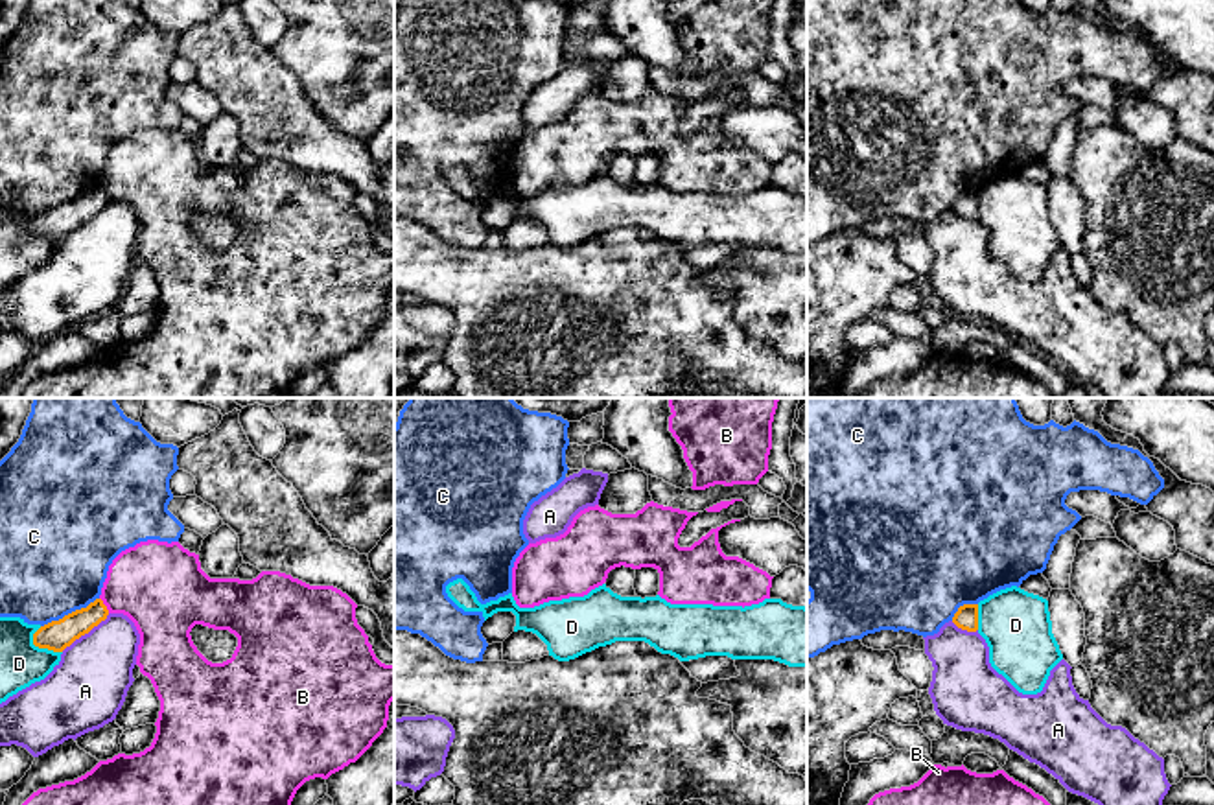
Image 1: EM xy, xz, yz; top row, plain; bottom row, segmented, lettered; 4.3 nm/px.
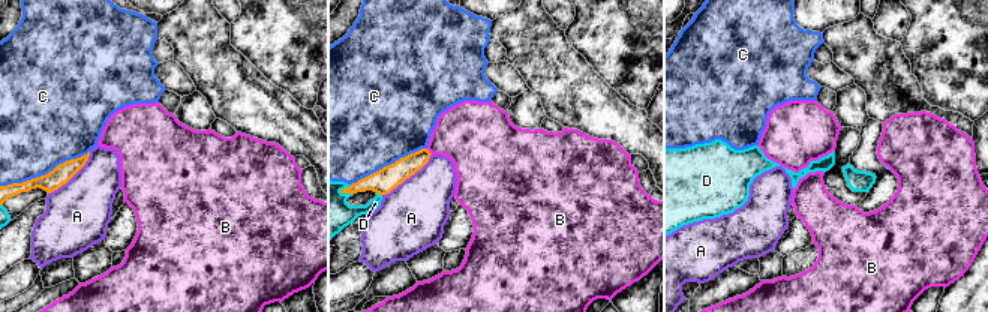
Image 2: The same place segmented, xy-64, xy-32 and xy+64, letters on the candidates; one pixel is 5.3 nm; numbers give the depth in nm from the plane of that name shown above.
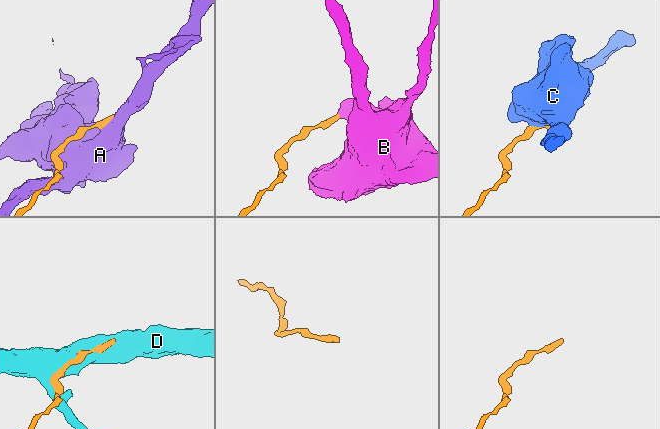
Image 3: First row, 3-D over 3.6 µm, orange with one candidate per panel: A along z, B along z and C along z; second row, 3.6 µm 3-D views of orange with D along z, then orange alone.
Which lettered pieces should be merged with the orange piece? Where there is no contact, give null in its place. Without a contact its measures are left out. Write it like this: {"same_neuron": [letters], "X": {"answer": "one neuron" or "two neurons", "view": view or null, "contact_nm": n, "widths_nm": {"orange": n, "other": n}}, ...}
{"same_neuron": [], "A": {"answer": "two neurons", "view": "xy", "contact_nm": 280, "widths_nm": {"orange": 130, "other": 340}}, "B": {"answer": "two neurons", "view": "xy", "contact_nm": 80, "widths_nm": {"orange": 130, "other": 380}}, "C": {"answer": "two neurons", "view": "xy", "contact_nm": 280, "widths_nm": {"orange": 130, "other": 480}}, "D": {"answer": "two neurons", "view": "xy", "contact_nm": 160, "widths_nm": {"orange": 130, "other": 190}}}

